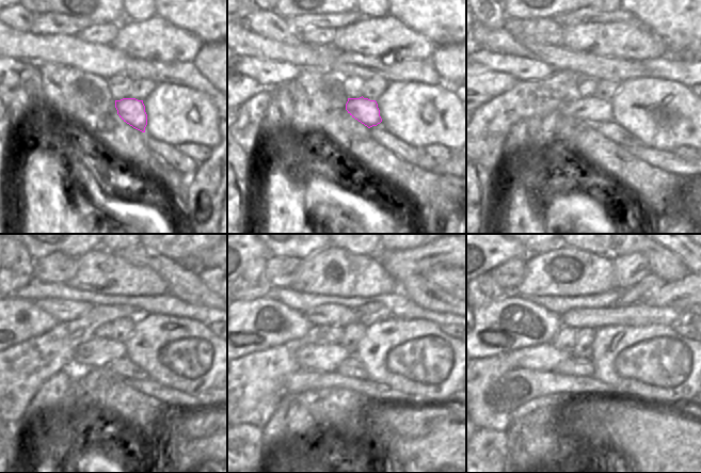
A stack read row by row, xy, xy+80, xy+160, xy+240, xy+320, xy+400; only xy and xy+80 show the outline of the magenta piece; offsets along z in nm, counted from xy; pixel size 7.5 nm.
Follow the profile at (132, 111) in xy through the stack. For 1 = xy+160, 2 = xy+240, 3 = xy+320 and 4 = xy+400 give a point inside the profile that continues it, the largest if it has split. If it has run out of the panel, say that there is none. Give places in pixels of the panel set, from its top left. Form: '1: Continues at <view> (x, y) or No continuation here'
1: Continues at xy+160 (590, 109)
2: Continues at xy+240 (99, 351)
3: Continues at xy+320 (315, 357)
4: Continues at xy+400 (543, 358).

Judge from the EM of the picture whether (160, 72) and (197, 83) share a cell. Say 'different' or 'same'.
same

